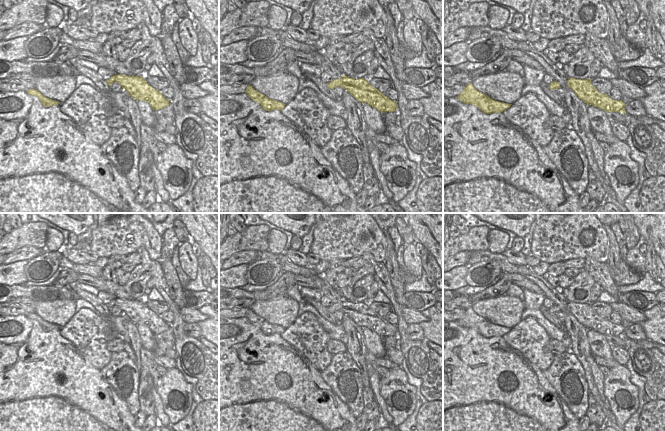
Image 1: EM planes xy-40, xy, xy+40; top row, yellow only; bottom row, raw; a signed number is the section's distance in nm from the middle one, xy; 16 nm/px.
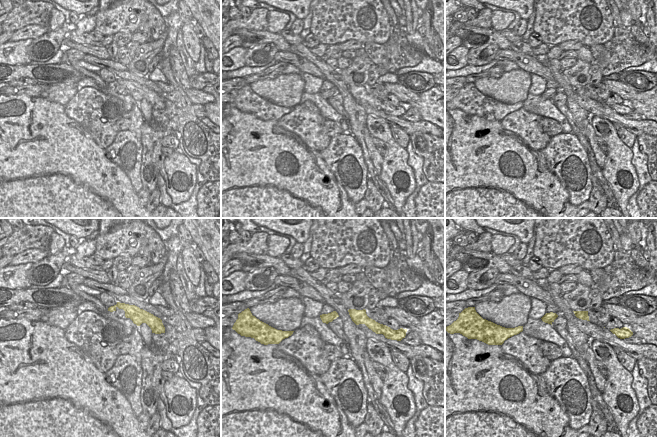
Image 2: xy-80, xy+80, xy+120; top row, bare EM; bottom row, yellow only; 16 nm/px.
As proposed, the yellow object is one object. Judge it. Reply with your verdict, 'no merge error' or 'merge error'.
no merge error

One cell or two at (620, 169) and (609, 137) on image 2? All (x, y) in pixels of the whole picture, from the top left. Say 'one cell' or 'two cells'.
one cell

